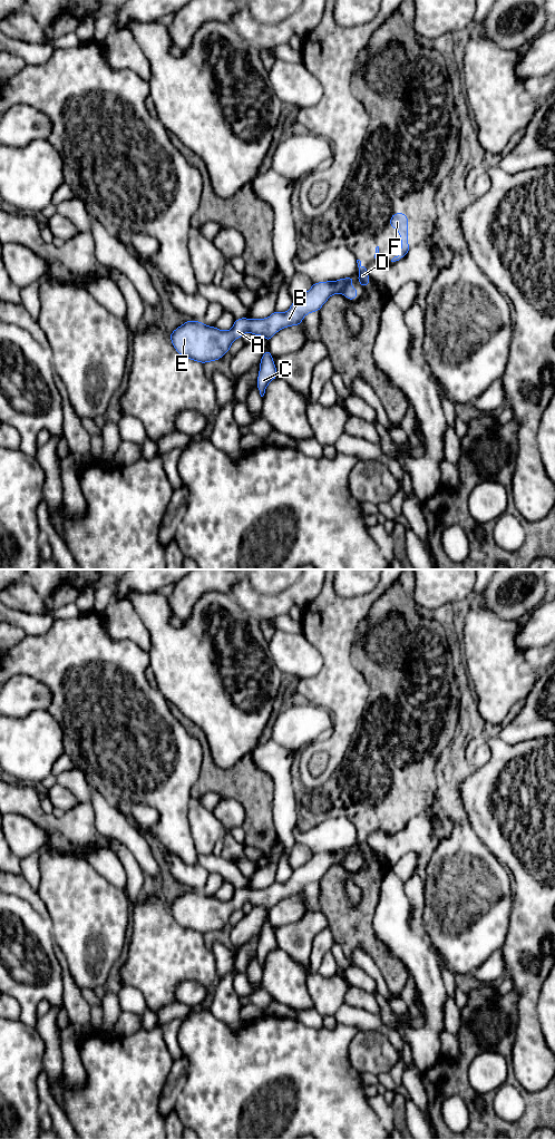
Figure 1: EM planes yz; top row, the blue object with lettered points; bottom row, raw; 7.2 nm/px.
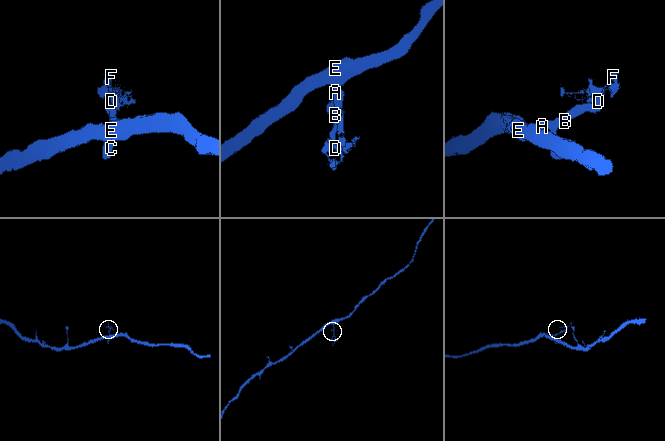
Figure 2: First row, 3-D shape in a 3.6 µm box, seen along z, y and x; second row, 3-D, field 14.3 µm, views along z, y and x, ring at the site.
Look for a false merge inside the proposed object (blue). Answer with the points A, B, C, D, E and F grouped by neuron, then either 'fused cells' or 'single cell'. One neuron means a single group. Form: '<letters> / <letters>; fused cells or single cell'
A B C E / D F; fused cells

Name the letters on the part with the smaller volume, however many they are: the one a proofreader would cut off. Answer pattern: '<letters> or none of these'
D, F

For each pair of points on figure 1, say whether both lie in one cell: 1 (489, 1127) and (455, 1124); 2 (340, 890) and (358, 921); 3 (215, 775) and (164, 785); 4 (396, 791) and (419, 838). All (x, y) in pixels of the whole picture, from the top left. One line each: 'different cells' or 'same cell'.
1: different cells
2: same cell
3: different cells
4: different cells

